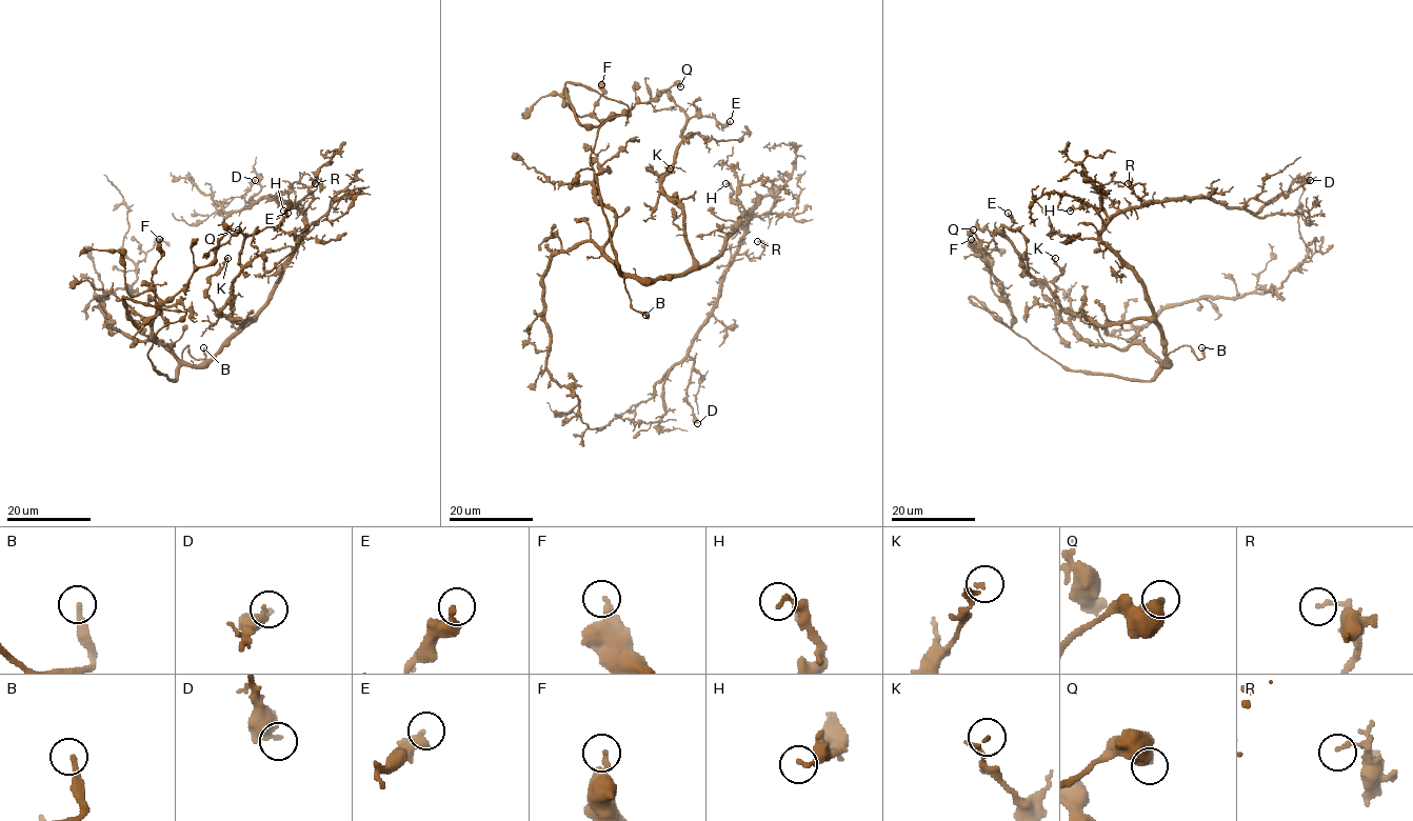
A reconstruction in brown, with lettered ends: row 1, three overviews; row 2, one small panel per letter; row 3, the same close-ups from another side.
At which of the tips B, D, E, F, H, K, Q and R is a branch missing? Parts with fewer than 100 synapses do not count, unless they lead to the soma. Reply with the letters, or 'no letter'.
B

